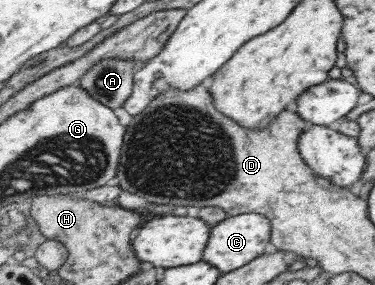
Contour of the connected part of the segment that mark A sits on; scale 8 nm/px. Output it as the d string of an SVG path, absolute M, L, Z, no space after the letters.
M104 58L102 62L94 64L79 82L96 100L116 110L120 106L124 107L128 98L131 98L137 68L138 64L134 60Z

